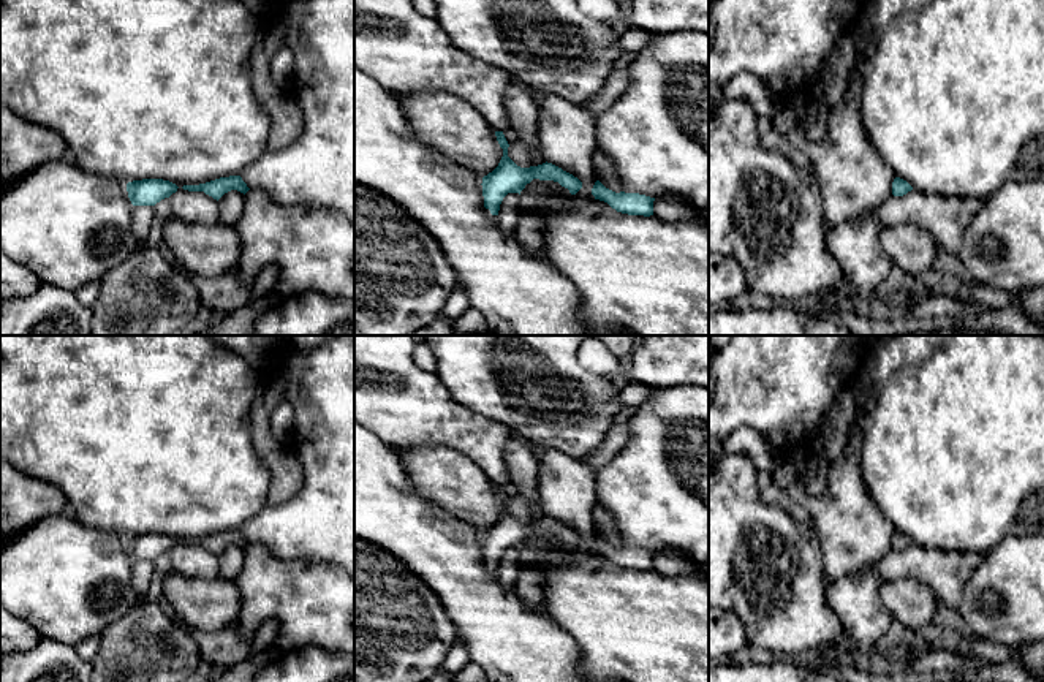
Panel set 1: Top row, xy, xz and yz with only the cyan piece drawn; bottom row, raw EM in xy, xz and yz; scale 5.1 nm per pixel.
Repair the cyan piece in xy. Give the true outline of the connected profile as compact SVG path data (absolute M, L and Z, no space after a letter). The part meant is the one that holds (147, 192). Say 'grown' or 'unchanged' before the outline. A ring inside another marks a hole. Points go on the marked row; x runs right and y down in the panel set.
unchanged; M142 179L127 184L128 198L133 206L155 206L177 191L177 185L163 179Z

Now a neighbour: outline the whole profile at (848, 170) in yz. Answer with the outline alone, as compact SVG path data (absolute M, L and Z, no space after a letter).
M856 66L843 98L830 108L826 136L808 144L823 193L826 229L859 220L892 195L894 171L878 157L864 130L859 95L862 78Z

